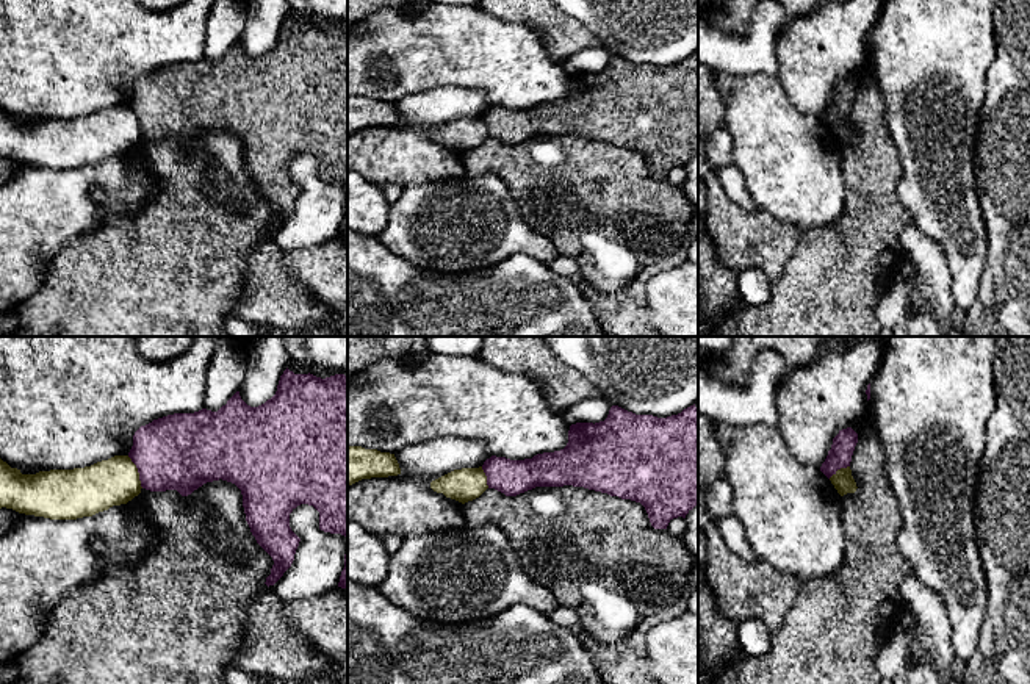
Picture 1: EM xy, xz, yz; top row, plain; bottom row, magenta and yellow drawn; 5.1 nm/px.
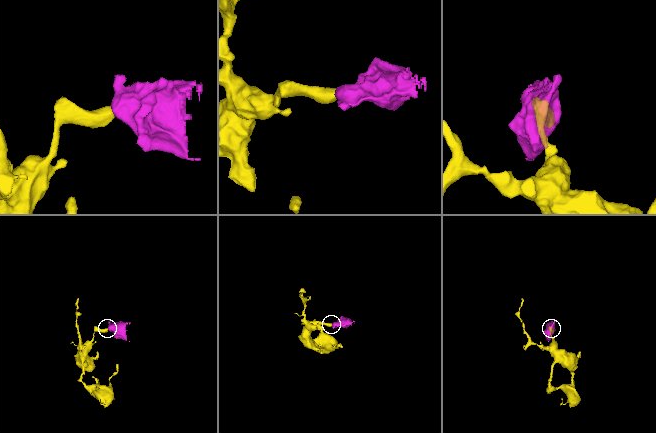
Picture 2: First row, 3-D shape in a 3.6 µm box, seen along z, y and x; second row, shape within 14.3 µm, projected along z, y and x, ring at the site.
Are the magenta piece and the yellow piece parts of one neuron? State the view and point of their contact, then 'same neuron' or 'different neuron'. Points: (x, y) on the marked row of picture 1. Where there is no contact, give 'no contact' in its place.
xy (138, 471) | different neuron

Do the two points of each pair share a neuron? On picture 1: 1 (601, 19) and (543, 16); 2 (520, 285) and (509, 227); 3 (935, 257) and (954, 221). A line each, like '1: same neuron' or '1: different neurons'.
1: different neurons
2: different neurons
3: different neurons

